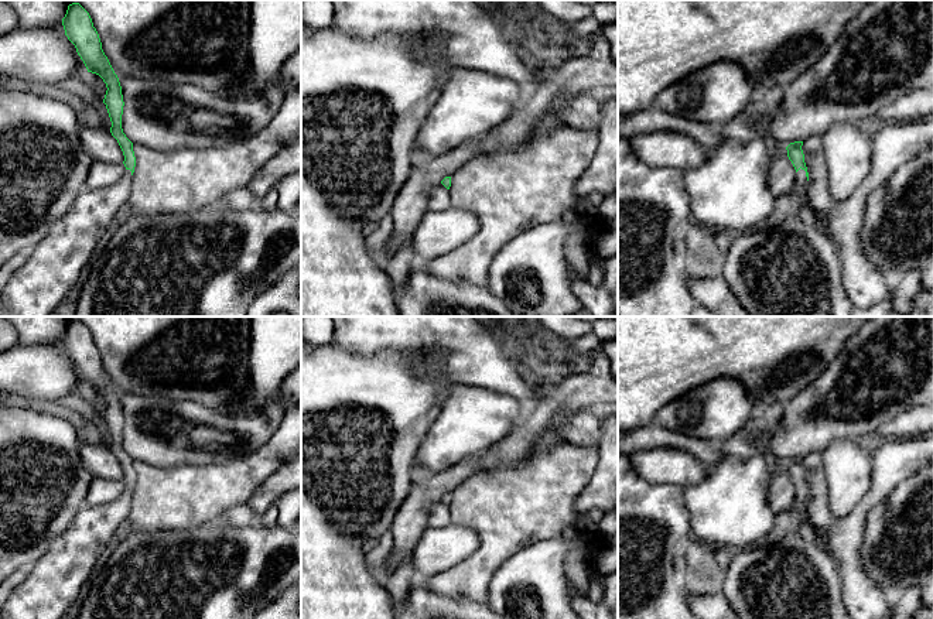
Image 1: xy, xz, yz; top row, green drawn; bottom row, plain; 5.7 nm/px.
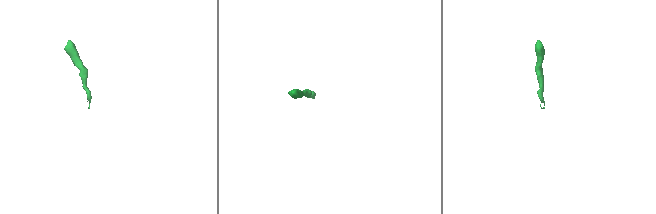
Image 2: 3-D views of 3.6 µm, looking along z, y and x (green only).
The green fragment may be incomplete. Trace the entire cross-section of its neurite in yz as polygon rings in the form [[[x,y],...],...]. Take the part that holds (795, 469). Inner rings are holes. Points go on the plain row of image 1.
[[[794,458],[786,464],[787,473],[796,486],[796,500],[799,506],[804,506],[809,497],[809,489],[807,489],[807,483],[804,479],[804,471],[802,466],[802,462],[803,462],[803,458]]]

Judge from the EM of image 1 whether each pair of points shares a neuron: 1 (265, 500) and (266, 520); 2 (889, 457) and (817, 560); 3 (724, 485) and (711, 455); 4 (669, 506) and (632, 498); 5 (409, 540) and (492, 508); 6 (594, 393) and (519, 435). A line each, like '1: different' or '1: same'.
1: different
2: different
3: different
4: same
5: different
6: same

